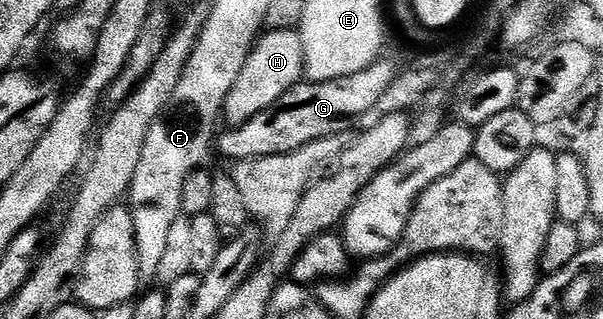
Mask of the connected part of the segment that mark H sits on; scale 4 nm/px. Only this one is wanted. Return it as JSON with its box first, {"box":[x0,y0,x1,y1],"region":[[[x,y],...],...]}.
{"box":[225,28,303,126],"region":[[[285,28],[259,35],[254,49],[250,51],[250,57],[240,70],[240,78],[236,78],[236,86],[232,86],[226,99],[225,123],[237,126],[256,118],[260,110],[268,110],[268,106],[275,104],[289,88],[299,83],[303,76],[302,37],[297,31]]]}

